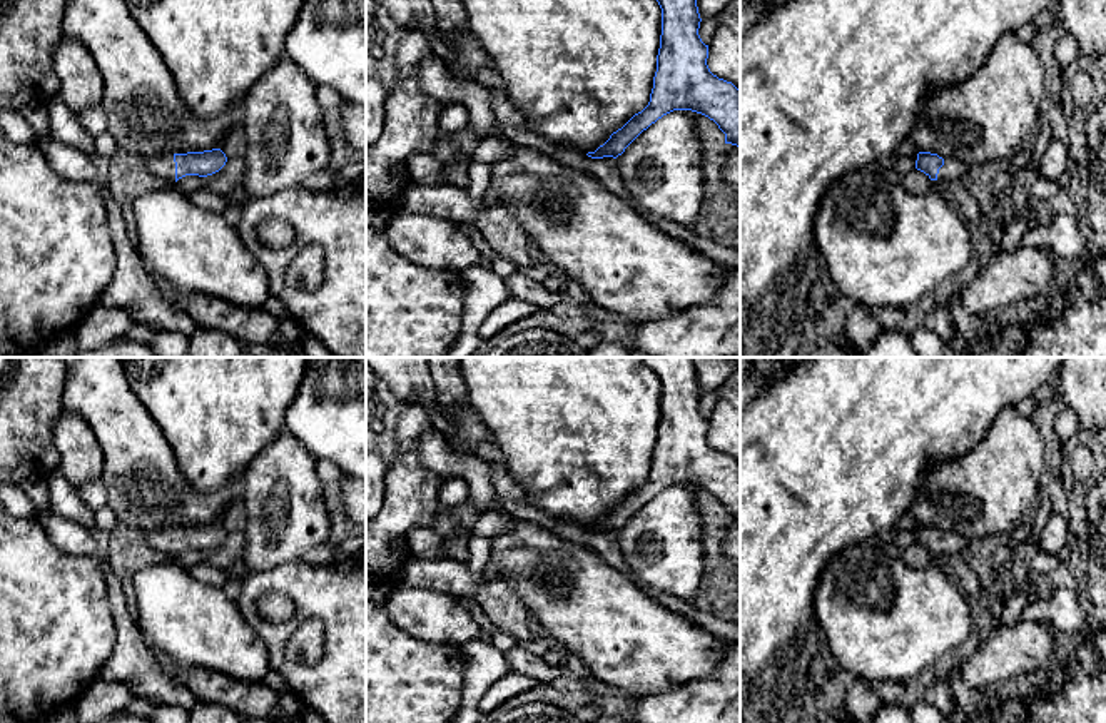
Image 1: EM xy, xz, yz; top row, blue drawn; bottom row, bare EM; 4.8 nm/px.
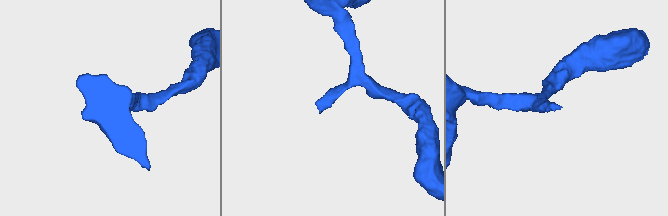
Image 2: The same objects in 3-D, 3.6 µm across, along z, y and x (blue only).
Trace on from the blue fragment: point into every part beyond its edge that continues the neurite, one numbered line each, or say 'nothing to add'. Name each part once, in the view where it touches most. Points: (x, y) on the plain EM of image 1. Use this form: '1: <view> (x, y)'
1: xy (164, 541)

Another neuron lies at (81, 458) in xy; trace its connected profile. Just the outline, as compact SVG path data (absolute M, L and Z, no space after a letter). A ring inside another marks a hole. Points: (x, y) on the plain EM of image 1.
M62 409L53 427L53 447L60 454L58 469L75 486L90 481L105 481L104 453L89 424Z

